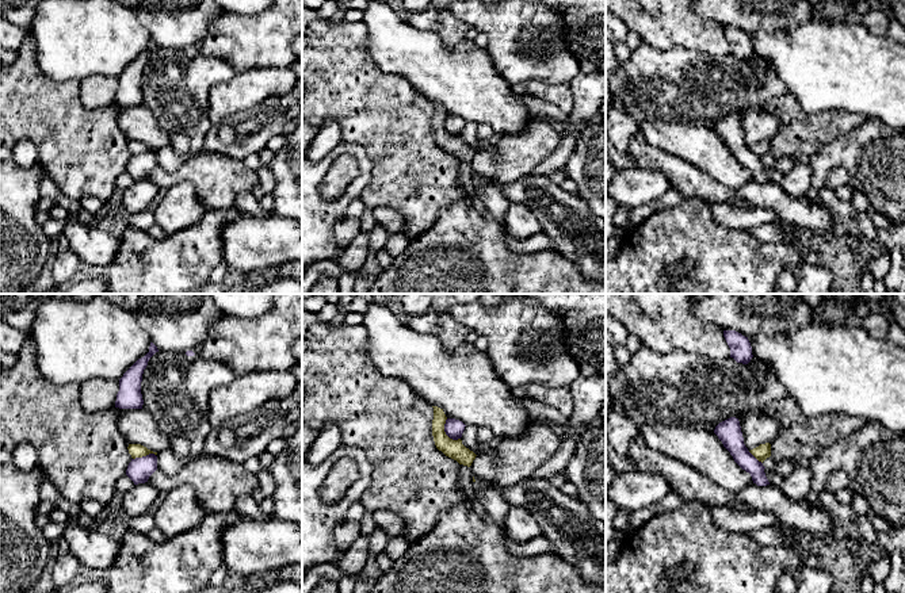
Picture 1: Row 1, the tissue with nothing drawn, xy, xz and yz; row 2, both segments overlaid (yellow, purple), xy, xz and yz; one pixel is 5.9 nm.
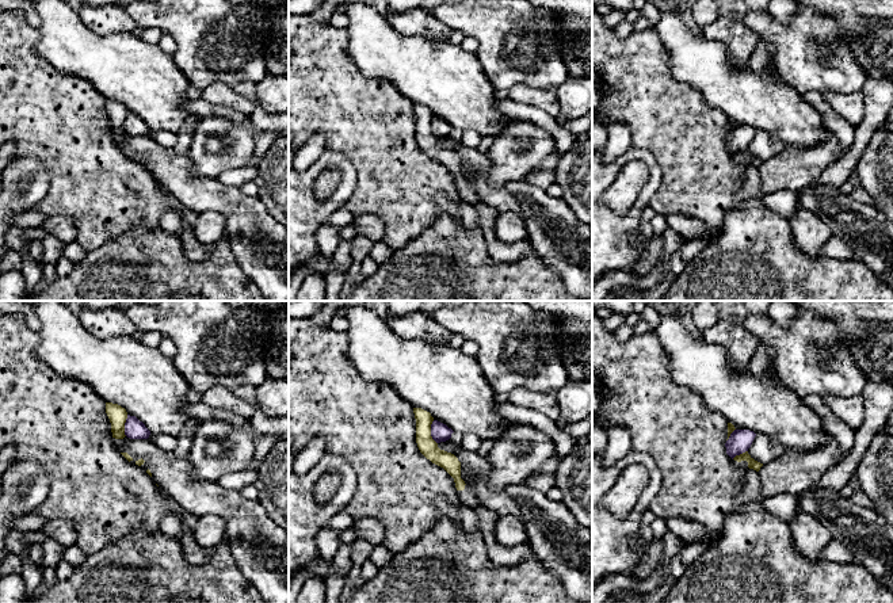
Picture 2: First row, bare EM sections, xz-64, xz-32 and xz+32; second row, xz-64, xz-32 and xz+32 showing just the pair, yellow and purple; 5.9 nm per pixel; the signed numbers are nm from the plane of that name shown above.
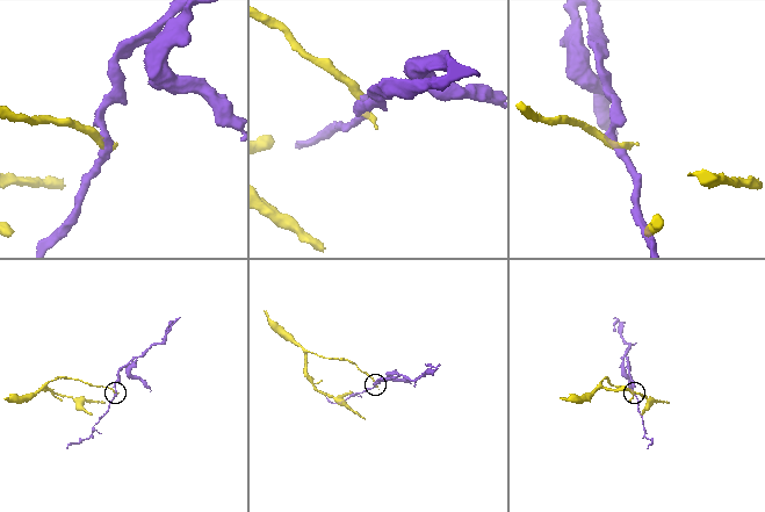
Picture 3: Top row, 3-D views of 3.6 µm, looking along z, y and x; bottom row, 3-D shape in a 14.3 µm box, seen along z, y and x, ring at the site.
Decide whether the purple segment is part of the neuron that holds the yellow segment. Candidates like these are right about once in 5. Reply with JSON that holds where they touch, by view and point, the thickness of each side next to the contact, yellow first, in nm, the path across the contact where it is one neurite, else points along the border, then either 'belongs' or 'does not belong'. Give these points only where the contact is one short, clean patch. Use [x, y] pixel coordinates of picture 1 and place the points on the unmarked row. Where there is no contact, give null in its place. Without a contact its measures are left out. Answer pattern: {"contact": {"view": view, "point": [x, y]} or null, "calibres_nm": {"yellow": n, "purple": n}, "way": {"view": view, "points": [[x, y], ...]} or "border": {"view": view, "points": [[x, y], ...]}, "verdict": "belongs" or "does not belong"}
{"contact": {"view": "xz", "point": [445, 130]}, "calibres_nm": {"yellow": 110, "purple": 110}, "border": {"view": "xz", "points": [[446, 115], [445, 129], [453, 136], [459, 136]]}, "verdict": "does not belong"}

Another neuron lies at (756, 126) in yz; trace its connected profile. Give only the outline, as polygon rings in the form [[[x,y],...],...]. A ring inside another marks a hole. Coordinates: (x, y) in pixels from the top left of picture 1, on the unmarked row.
[[[744,111],[740,123],[748,148],[760,141],[771,141],[779,129],[779,120],[767,111]]]

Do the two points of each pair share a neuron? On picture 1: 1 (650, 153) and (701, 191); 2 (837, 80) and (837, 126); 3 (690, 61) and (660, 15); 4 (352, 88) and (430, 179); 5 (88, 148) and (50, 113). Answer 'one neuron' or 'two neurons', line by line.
1: one neuron
2: two neurons
3: two neurons
4: one neuron
5: one neuron

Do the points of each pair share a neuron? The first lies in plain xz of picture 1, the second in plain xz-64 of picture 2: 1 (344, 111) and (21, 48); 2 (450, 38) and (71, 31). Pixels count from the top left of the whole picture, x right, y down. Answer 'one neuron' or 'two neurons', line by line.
1: one neuron
2: two neurons

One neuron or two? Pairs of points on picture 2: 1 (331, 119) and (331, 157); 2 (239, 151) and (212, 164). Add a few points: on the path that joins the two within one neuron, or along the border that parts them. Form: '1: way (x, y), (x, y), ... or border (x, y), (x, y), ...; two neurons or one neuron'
1: border (325, 149), (342, 152), (355, 170); two neurons
2: way (232, 155), (229, 157), (218, 157); one neuron

